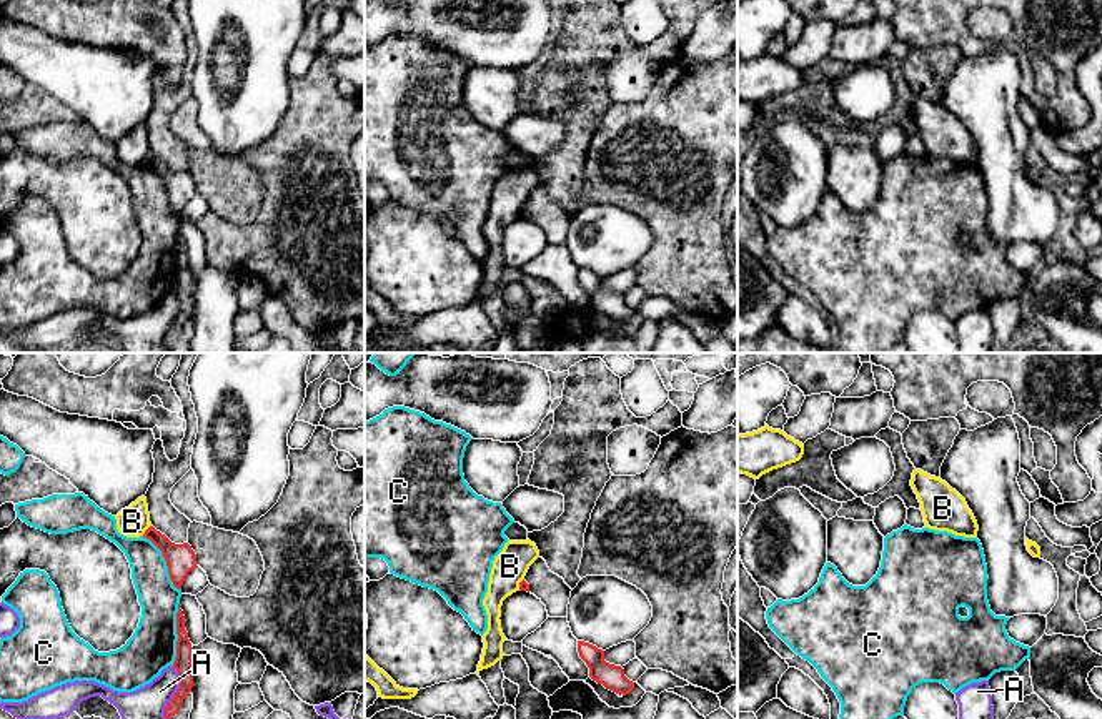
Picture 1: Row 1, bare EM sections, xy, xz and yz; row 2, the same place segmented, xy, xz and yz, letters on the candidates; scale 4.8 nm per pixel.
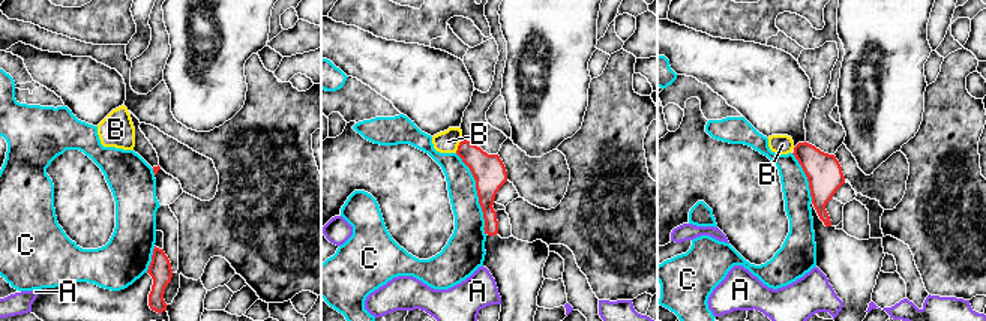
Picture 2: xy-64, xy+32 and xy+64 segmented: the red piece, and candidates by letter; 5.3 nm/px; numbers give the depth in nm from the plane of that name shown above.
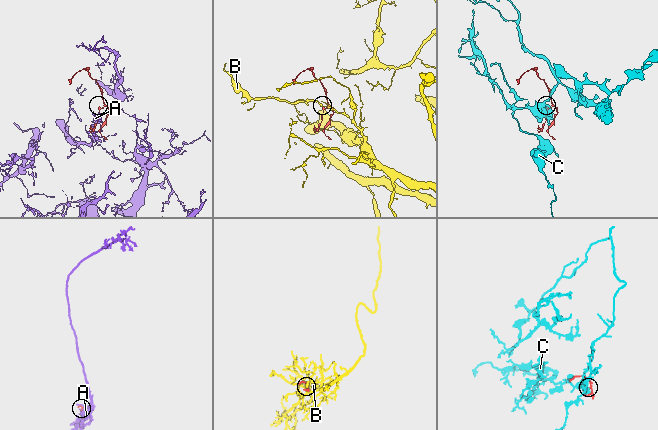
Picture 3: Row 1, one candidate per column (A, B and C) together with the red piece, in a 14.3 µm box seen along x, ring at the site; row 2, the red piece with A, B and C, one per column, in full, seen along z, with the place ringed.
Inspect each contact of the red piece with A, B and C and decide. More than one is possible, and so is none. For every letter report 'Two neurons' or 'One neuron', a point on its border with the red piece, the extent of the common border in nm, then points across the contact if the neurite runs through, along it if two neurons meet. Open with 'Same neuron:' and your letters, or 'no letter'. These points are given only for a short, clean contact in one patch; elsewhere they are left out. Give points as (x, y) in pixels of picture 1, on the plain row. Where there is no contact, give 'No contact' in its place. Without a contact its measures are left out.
Same neuron: no letter
A: Two neurons. Touches red at xy (175, 320). Shared border 260 nm. Boundary: xy (173, 293), (180, 315), (165, 337), (165, 347)
B: Two neurons. Touches red at xy (147, 157). Shared border 70 nm. Boundary: xy (150, 152), (142, 162)
C: Two neurons. Touches red at xy (177, 260). Shared border 300 nm

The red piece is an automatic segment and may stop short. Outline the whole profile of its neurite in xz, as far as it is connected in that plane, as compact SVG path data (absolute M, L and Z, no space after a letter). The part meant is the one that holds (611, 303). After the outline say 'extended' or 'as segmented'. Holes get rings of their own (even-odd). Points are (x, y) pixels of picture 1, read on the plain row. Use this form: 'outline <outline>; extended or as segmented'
outline M578 268L578 280L589 295L589 305L598 311L603 311L606 316L623 323L634 316L634 310L624 303L624 296L621 293L604 288L603 276L584 268Z; as segmented

